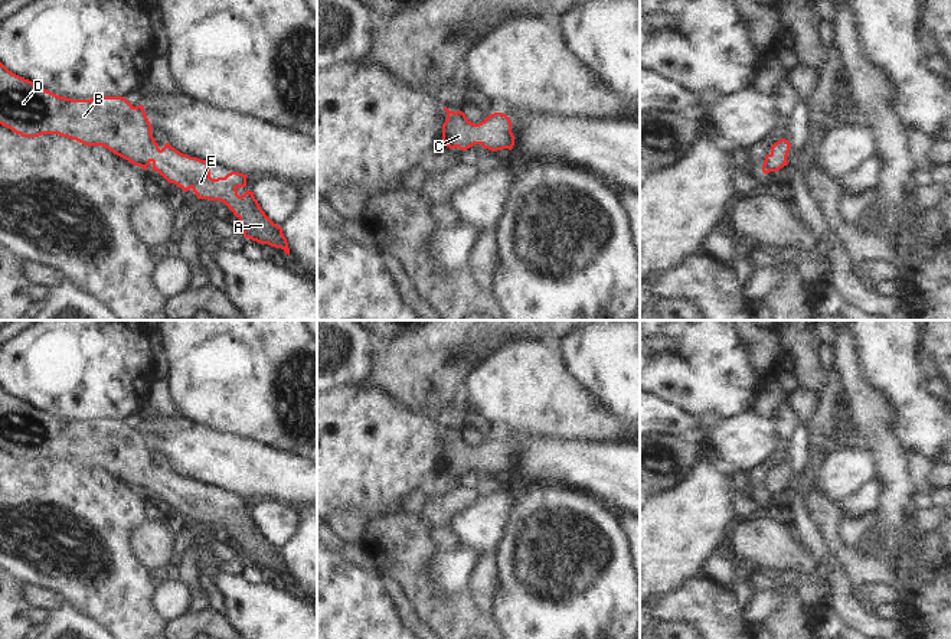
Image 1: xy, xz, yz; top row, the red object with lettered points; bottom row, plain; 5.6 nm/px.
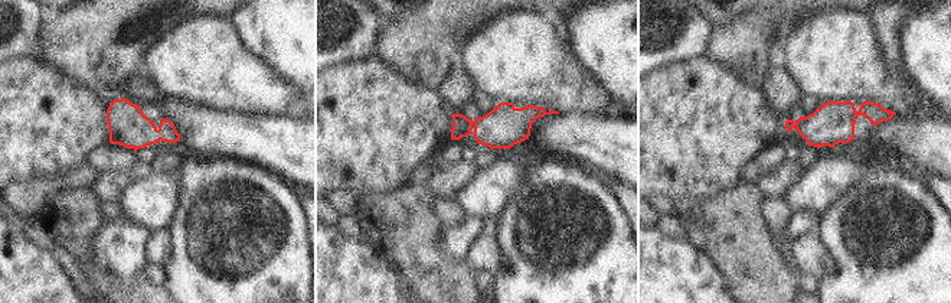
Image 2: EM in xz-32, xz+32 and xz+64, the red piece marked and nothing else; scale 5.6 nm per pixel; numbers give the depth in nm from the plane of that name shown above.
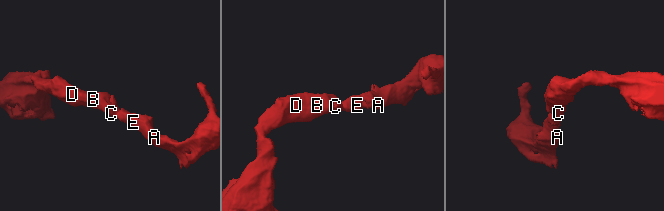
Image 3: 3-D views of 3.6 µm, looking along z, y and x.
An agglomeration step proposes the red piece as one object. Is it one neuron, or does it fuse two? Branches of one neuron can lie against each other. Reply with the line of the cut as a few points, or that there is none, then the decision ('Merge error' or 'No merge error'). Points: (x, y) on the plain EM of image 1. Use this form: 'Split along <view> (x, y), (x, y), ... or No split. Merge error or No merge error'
No split. No merge error.

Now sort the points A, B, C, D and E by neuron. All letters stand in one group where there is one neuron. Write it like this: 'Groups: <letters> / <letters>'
Groups: A B C D E.

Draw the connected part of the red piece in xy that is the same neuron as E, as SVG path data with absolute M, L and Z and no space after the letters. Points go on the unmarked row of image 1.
M0 385L0 447L22 460L59 457L85 469L102 469L144 493L151 486L169 506L184 515L192 511L197 522L223 525L239 542L245 561L290 578L282 551L265 538L254 515L238 518L248 498L231 495L212 502L209 485L183 477L169 466L160 473L143 428L134 430L124 420L59 420Z

